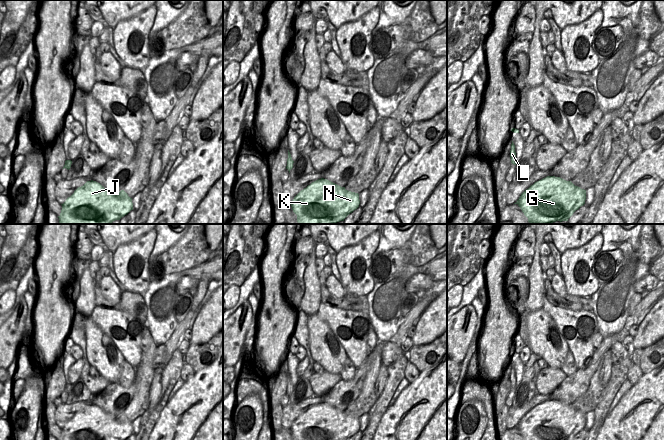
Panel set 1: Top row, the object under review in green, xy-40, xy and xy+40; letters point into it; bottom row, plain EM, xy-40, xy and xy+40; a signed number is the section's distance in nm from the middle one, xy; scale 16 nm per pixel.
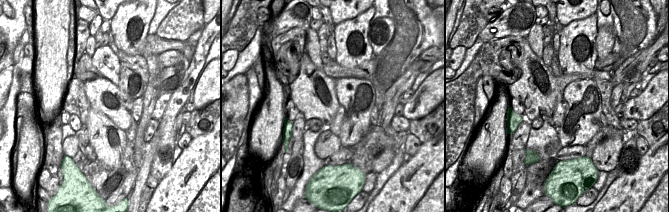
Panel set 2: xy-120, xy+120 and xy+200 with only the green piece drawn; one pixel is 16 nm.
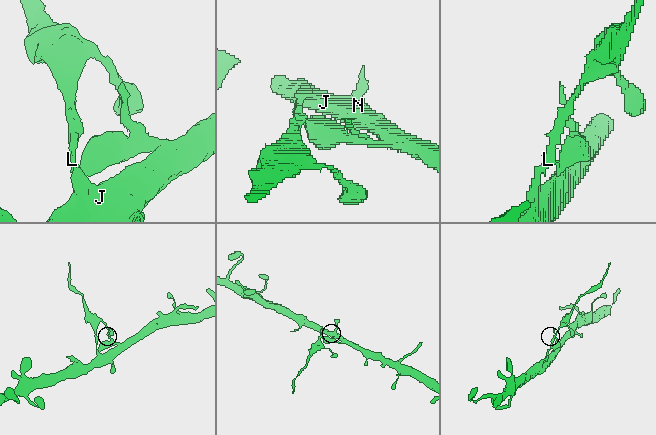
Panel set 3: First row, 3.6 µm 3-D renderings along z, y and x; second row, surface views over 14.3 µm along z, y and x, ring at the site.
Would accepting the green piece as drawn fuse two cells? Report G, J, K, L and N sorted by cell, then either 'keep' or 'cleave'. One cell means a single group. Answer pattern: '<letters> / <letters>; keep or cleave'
G J K N / L; cleave

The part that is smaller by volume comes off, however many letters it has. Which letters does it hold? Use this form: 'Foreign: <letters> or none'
Foreign: L

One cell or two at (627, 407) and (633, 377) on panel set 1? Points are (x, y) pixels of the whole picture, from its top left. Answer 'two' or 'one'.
two

